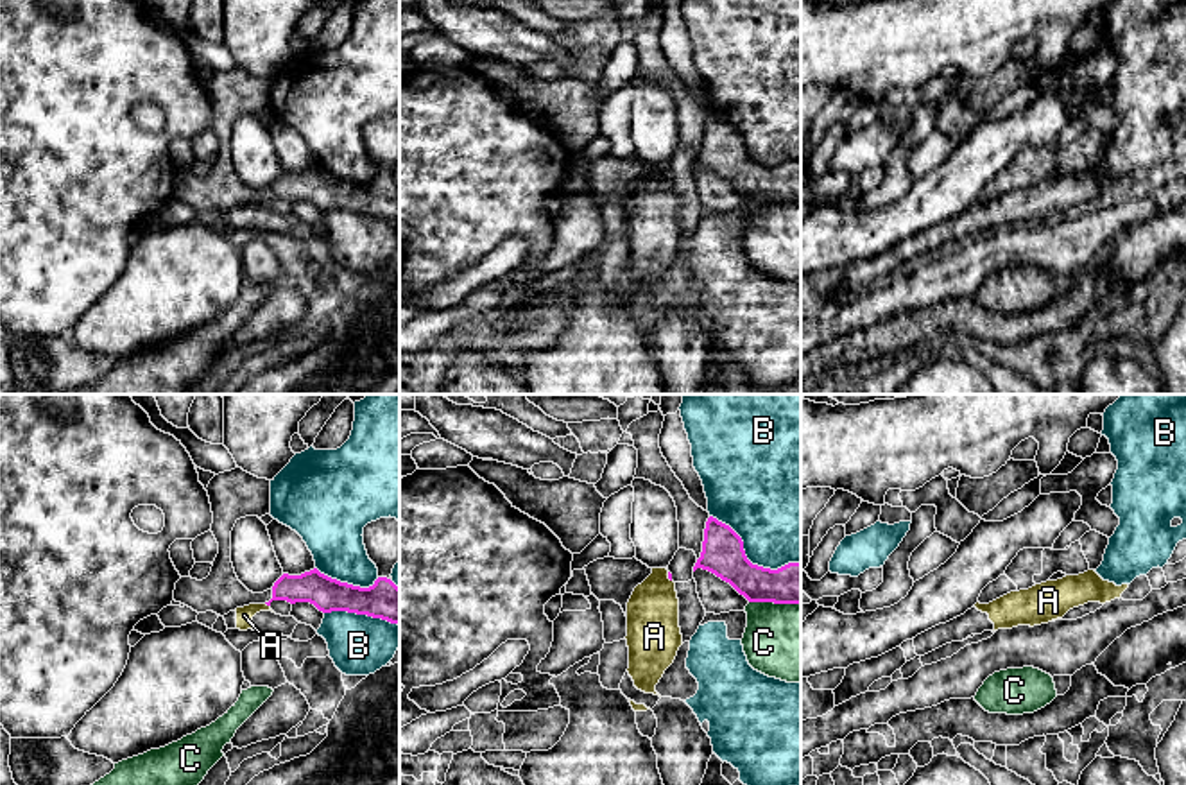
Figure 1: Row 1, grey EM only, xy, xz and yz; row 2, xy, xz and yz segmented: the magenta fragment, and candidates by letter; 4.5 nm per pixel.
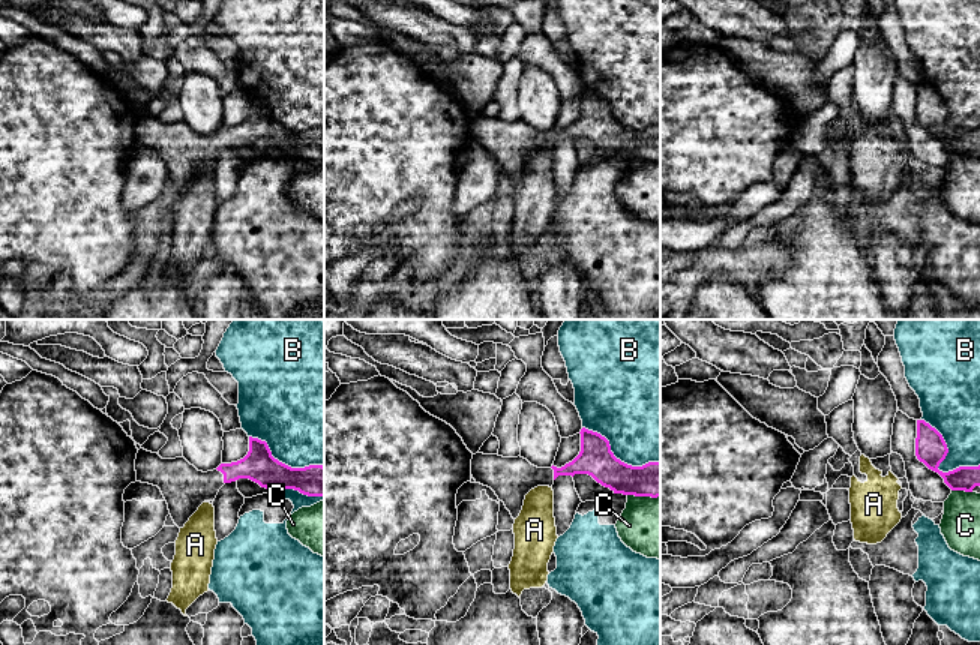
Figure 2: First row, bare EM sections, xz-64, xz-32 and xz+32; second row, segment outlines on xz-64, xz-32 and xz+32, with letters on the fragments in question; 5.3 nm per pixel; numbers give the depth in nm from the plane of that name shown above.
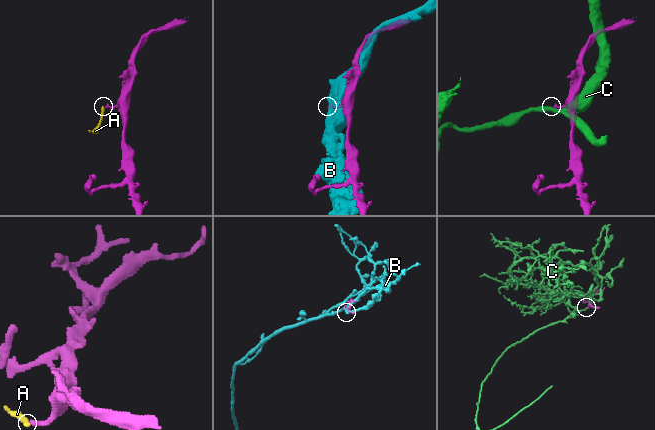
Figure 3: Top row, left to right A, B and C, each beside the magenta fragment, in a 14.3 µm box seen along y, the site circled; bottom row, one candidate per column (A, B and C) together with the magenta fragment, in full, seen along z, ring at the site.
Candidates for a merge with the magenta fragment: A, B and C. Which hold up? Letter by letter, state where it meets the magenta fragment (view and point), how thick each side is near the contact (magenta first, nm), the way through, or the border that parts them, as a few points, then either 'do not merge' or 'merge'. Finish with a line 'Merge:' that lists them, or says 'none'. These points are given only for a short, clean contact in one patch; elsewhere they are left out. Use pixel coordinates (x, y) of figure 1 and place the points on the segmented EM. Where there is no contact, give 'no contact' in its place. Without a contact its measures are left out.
A: meets magenta in xy at (267, 604); 150 nm thick on the magenta side, 80 nm on the other; border along xy (266, 603), (269, 606); do not merge
B: meets magenta in xz at (747, 560); 190 nm thick on the magenta side, 420 nm on the other; do not merge
C: meets magenta in xz at (774, 603); 190 nm thick on the magenta side, 360 nm on the other; do not merge
Merge: none

